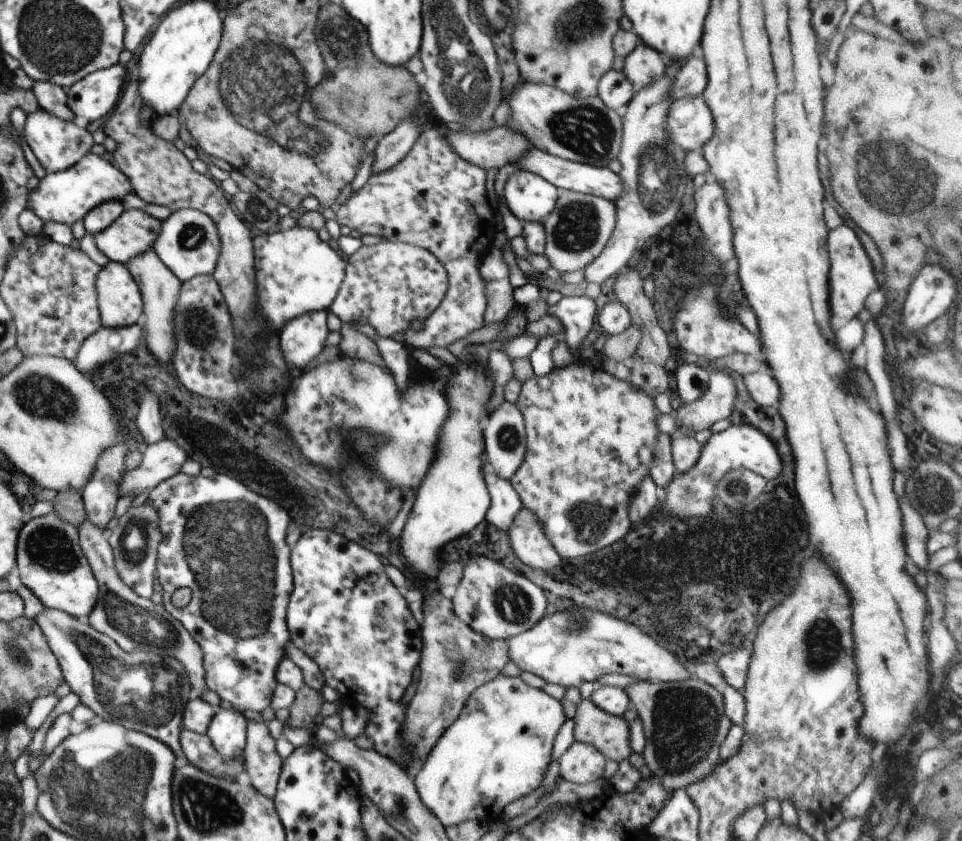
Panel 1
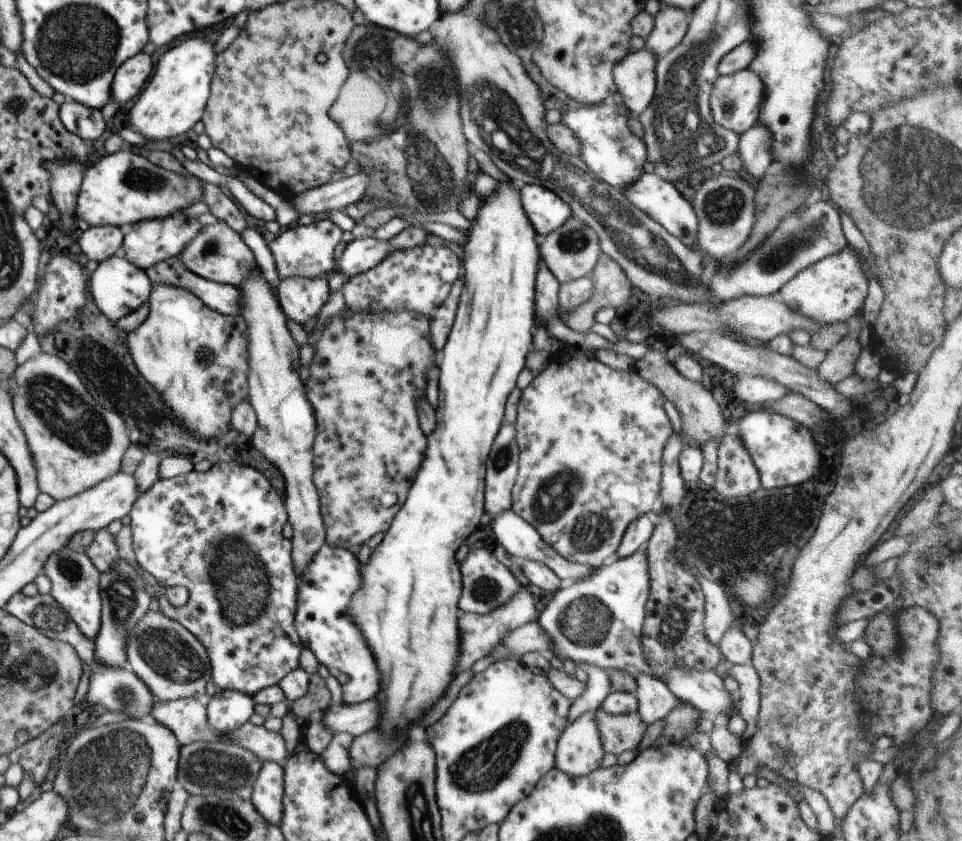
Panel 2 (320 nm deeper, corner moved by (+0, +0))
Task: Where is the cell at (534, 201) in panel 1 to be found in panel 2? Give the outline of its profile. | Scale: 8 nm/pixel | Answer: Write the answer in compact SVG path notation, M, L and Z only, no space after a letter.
M524 185L519 191L523 210L541 238L561 227L573 216L570 206L542 185Z

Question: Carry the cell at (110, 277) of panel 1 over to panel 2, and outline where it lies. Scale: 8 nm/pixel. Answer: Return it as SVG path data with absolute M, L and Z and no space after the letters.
M114 255L98 263L91 276L89 288L102 314L117 321L149 301L152 285L148 275L141 268L134 266L128 259Z

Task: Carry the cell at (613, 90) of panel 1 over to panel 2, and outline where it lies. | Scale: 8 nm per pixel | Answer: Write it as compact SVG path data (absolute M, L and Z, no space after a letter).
M648 49L629 52L613 70L613 79L633 116L640 116L652 102L657 87L655 66L658 58Z

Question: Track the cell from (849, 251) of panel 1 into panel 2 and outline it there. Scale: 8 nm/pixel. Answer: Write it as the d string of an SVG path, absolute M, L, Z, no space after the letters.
M852 248L842 249L830 258L824 258L806 267L798 276L794 276L788 284L784 284L776 293L778 300L786 306L822 325L847 321L851 316L861 318L864 298L868 292L867 276L862 268L858 254Z

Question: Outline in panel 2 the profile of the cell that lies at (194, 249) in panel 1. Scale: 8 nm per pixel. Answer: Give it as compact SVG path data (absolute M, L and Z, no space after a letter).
M224 221L204 225L202 230L185 246L178 258L195 275L235 287L240 286L257 266L254 253L244 244L241 234L230 228Z

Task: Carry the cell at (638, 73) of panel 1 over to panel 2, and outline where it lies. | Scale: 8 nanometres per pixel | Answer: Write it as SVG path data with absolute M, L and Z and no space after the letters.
M662 5L655 15L654 28L648 35L644 48L658 59L666 56L682 42L689 25L686 18L688 18L686 11L678 7Z

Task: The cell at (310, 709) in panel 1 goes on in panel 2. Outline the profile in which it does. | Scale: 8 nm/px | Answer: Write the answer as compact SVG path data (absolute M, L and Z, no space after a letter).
M318 672L309 675L309 679L307 693L292 702L292 714L303 718L305 723L324 712L332 700L326 679L318 675Z

